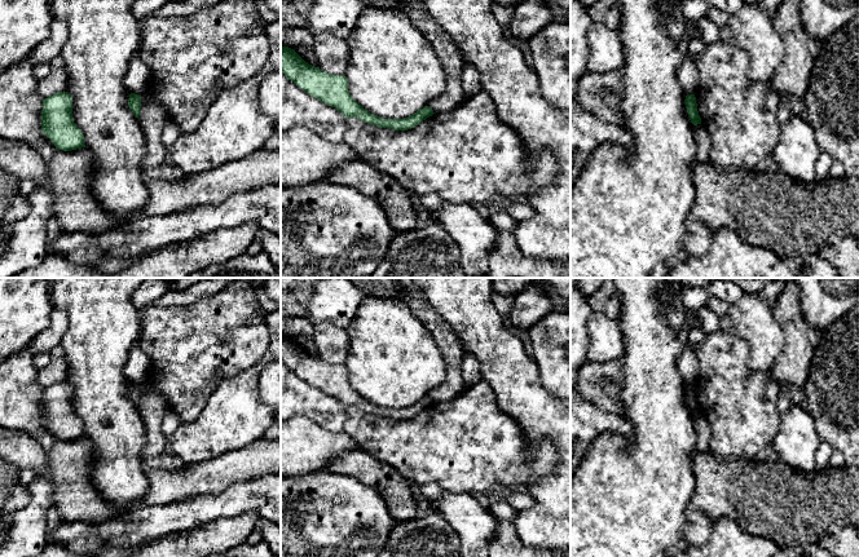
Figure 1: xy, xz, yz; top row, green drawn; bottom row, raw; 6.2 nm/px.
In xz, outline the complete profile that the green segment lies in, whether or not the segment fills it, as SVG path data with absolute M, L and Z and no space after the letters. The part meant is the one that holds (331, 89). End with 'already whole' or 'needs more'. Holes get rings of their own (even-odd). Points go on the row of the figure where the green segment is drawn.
M281 45L281 71L304 92L325 105L335 107L347 119L358 118L364 123L395 131L408 131L432 116L435 112L424 106L404 119L382 119L370 114L357 103L348 90L348 79L344 75L332 75L305 62L294 49Z; already whole

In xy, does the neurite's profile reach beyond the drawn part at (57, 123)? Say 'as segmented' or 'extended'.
as segmented

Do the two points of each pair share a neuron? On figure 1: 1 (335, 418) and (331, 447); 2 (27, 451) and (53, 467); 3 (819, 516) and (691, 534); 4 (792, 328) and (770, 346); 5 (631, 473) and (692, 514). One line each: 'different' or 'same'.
1: different
2: same
3: different
4: different
5: different

